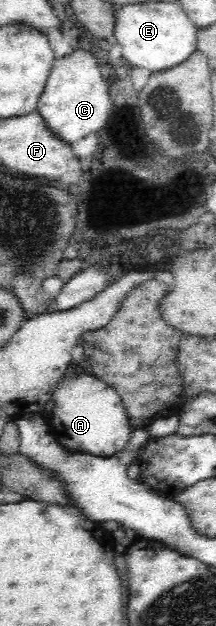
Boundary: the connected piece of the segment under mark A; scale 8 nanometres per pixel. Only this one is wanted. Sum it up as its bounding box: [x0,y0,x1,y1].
[49,374,135,457]

